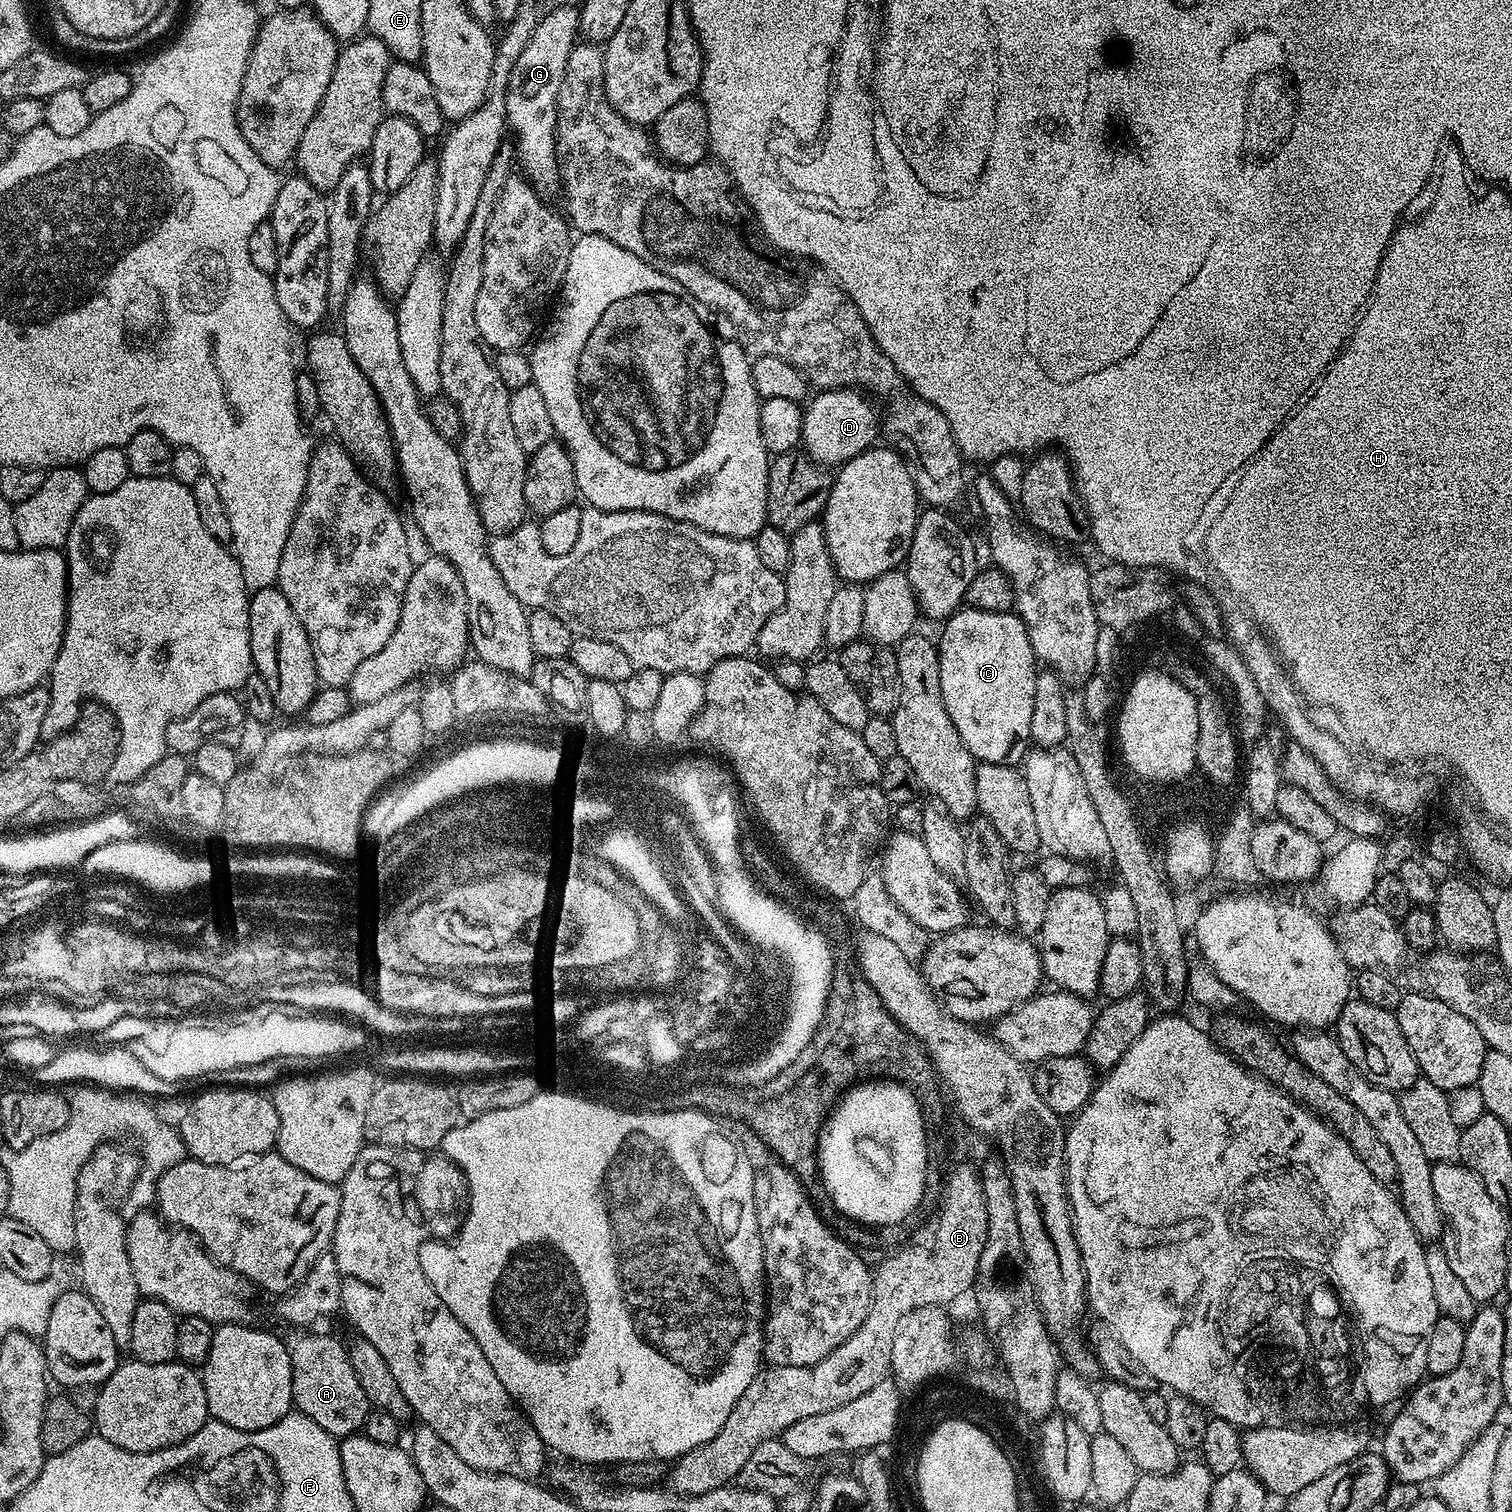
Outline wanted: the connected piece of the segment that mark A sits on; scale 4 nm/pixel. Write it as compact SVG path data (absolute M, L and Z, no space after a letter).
M311 1332L304 1334L309 1334L309 1336L302 1337L296 1345L293 1343L290 1348L292 1354L292 1402L295 1411L318 1422L318 1426L322 1426L322 1430L326 1430L337 1438L359 1433L368 1417L370 1405L362 1390L362 1382L358 1382L358 1374L354 1370L354 1366L350 1366L345 1341L340 1341L336 1336L327 1336L324 1332Z

